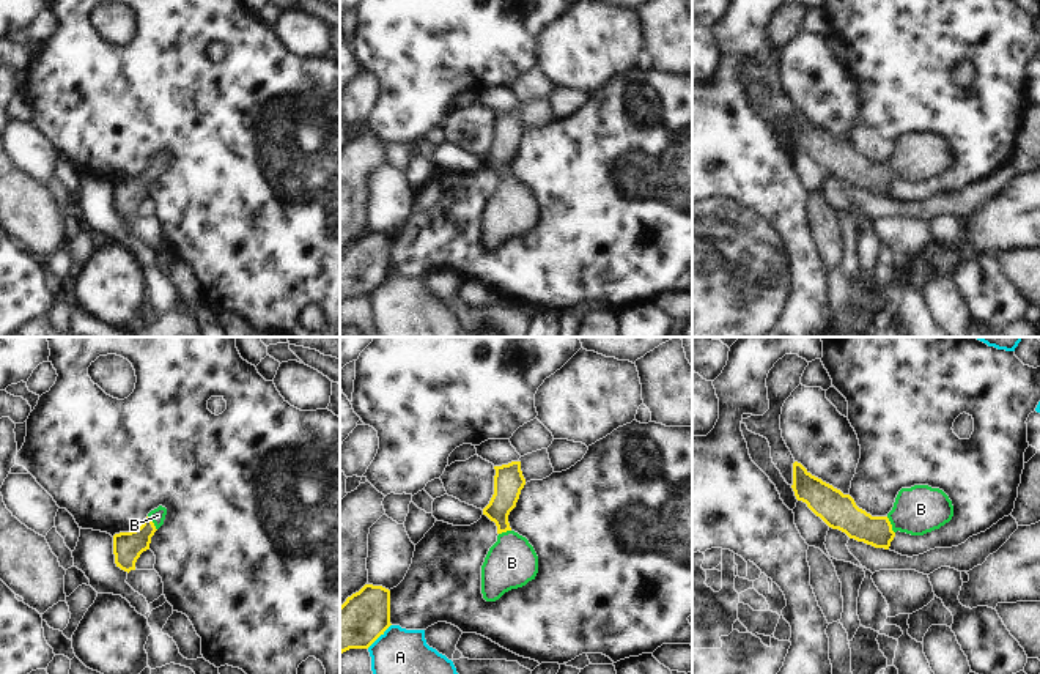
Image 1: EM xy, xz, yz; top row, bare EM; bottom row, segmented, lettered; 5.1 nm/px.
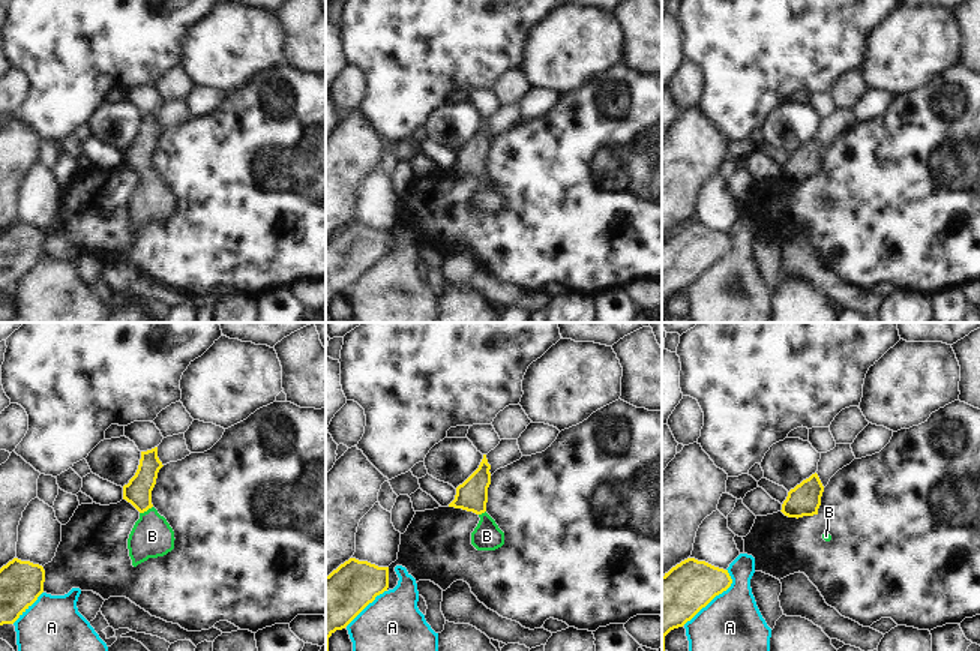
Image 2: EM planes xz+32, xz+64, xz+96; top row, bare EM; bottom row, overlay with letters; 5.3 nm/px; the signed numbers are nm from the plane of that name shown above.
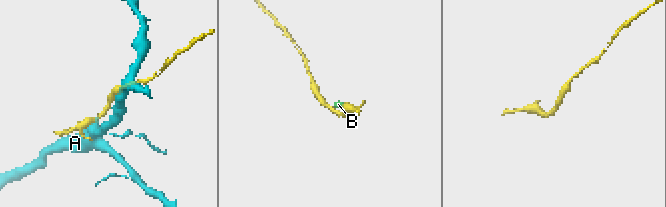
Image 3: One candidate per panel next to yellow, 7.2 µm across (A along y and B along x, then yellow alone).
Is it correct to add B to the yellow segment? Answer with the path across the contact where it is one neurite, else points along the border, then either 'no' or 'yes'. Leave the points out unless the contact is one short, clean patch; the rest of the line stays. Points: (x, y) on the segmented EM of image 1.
way yz (844, 514), (858, 525), (891, 525), (921, 509); yes

